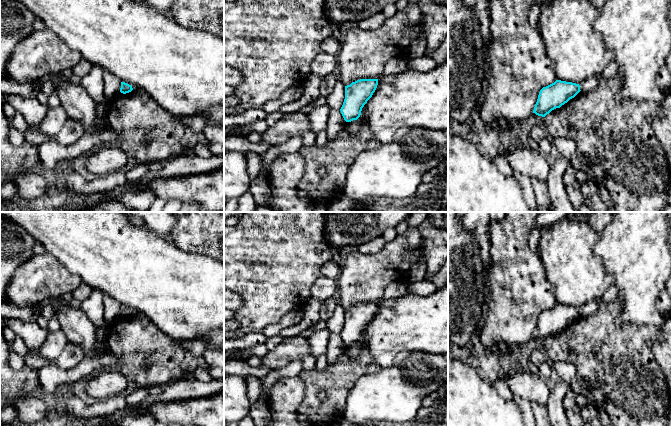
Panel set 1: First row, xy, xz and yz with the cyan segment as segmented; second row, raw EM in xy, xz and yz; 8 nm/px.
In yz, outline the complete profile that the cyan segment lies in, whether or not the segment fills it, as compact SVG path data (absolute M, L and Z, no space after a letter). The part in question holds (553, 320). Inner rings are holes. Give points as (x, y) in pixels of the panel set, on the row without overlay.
M556 304L540 314L533 337L545 341L574 322L580 315L579 308Z

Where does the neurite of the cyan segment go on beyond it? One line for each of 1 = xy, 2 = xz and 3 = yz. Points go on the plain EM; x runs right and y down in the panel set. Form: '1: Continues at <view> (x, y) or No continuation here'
1: No continuation here
2: No continuation here
3: No continuation here

